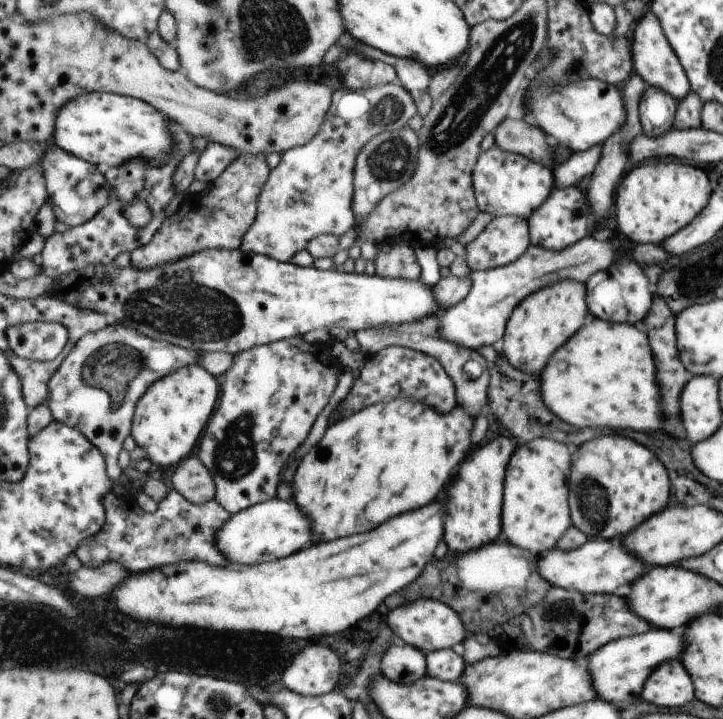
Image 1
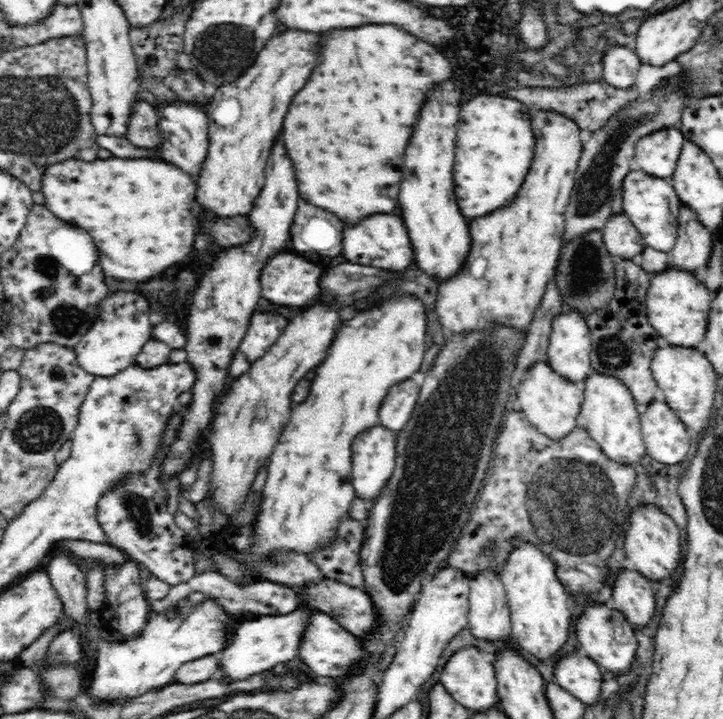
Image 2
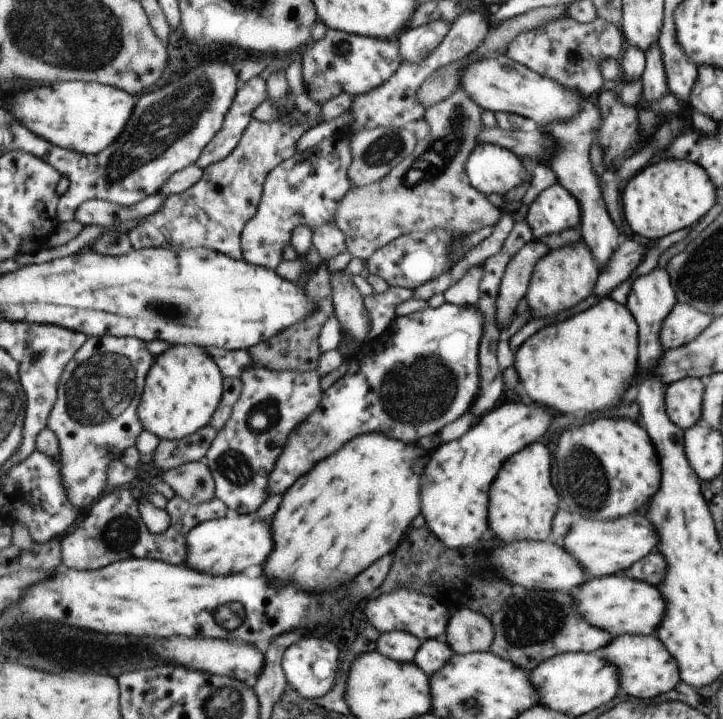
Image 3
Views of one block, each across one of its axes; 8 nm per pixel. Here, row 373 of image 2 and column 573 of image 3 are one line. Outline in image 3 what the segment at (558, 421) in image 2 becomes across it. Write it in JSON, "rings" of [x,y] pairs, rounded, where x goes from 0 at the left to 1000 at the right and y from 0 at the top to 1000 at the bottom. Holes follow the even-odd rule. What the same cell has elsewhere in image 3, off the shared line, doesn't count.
{"rings":[[[878,715],[866,720],[842,723],[815,723],[797,720],[777,761],[798,776],[798,784],[809,793],[816,804],[862,798],[870,787],[887,780],[909,759],[909,740],[889,715]]]}

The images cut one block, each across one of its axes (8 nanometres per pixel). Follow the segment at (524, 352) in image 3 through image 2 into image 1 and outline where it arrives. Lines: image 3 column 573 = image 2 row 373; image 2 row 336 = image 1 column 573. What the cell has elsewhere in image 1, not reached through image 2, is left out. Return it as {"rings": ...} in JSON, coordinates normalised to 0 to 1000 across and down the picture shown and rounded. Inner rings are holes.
{"rings":[[[817,442],[787,476],[763,492],[752,517],[744,520],[746,548],[757,570],[772,584],[784,587],[798,595],[809,592],[834,592],[834,595],[859,595],[859,598],[884,598],[884,601],[906,601],[913,604],[918,598],[920,579],[911,579],[911,565],[916,563],[916,548],[911,548],[913,531],[907,501],[902,492],[899,471],[888,455],[873,451],[853,451],[853,448],[837,448],[828,442]]]}

